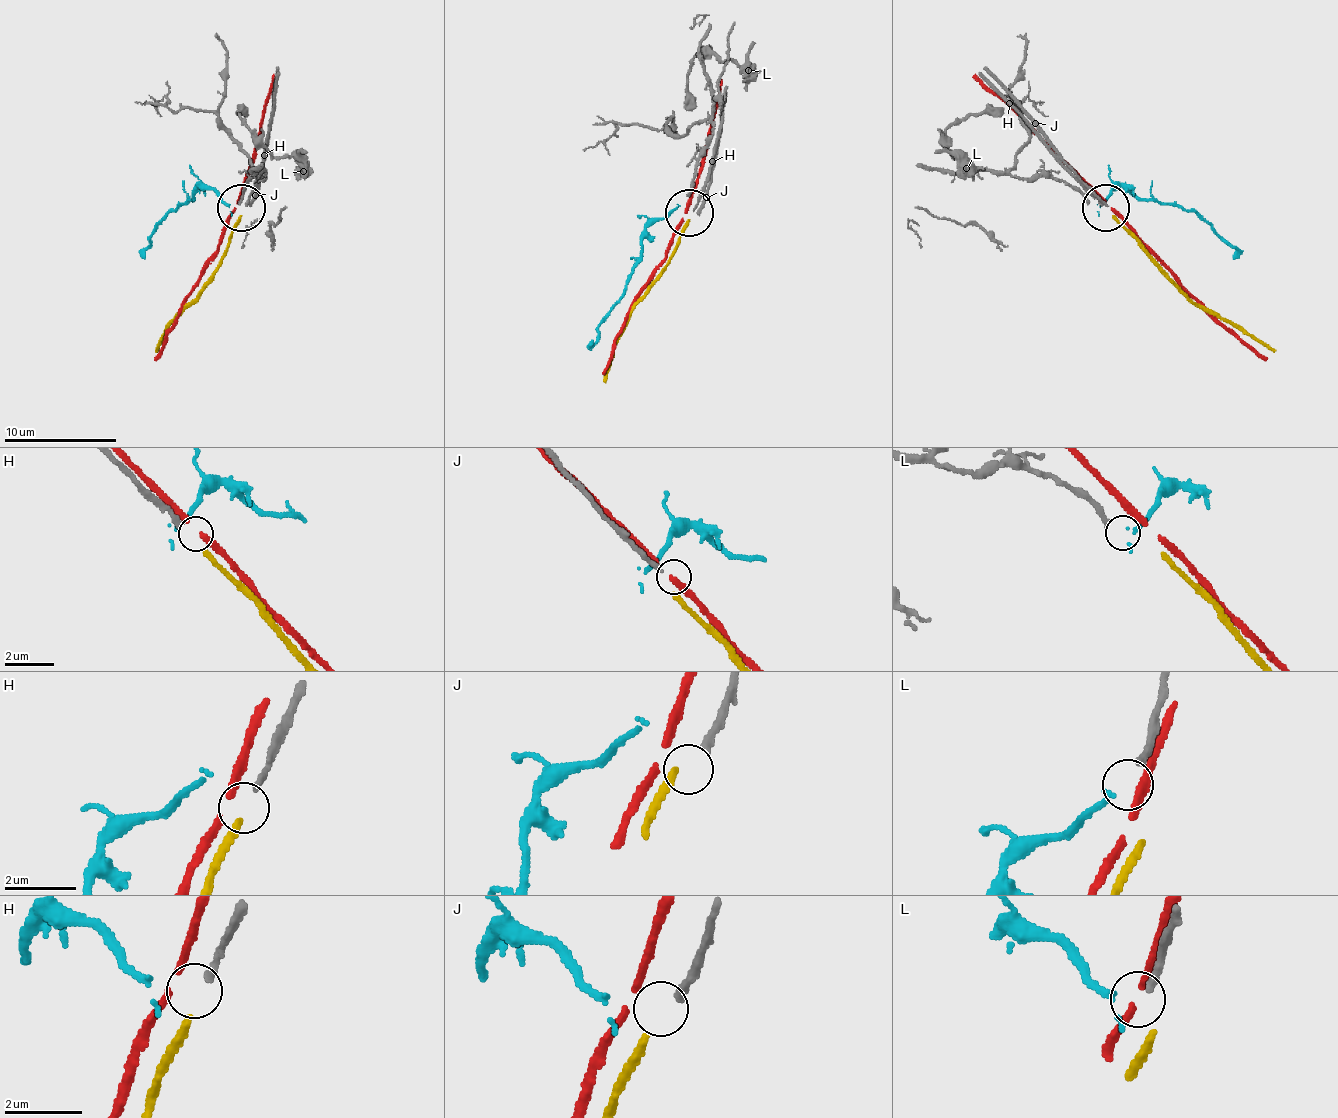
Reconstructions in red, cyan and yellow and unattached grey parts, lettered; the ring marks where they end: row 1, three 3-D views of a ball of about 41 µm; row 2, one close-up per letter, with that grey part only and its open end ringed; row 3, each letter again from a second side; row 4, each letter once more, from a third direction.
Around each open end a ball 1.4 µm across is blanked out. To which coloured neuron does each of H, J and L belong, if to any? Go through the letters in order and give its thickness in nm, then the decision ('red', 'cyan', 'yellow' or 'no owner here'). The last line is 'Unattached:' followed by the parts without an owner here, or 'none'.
H: 160 nm thick; yellow
J: 190 nm thick; no owner here
L: 200 nm thick; cyan
Unattached: J

